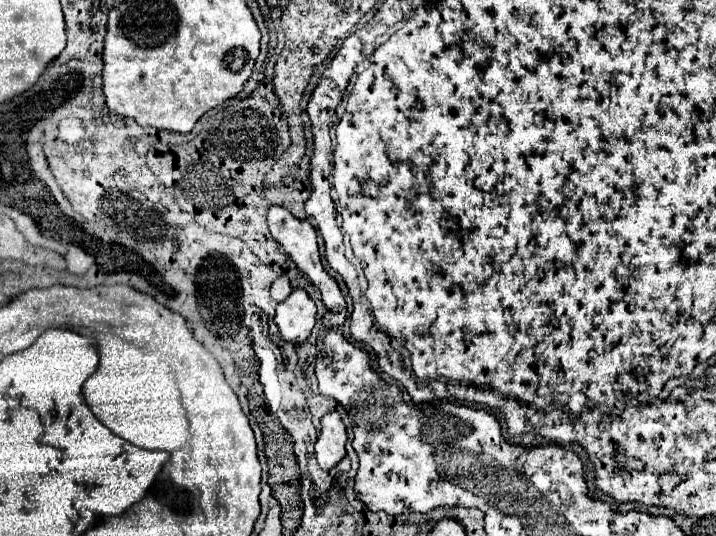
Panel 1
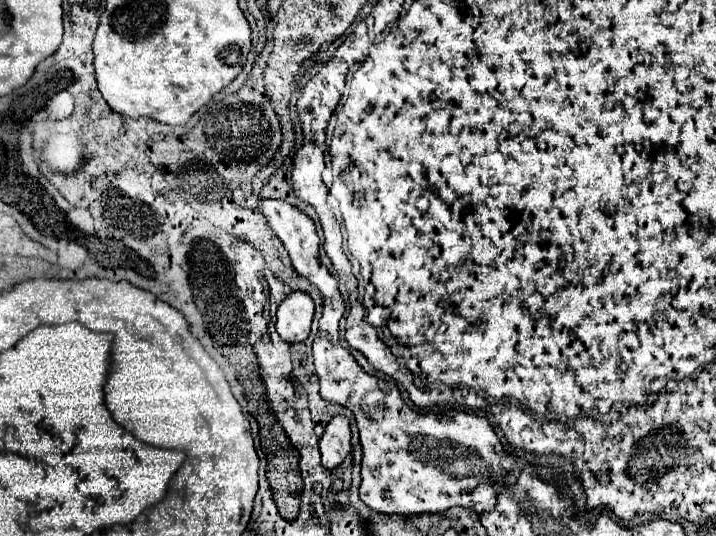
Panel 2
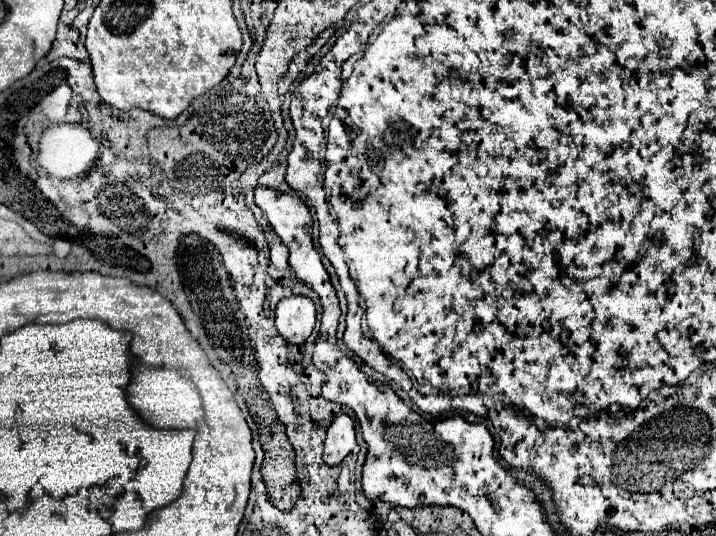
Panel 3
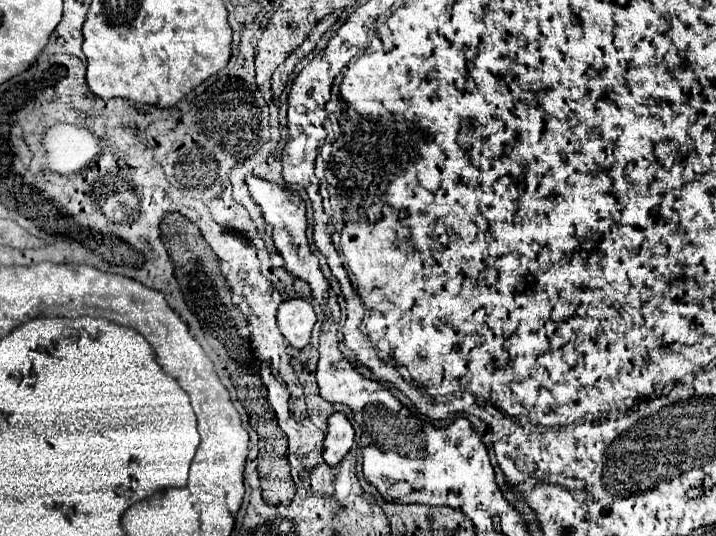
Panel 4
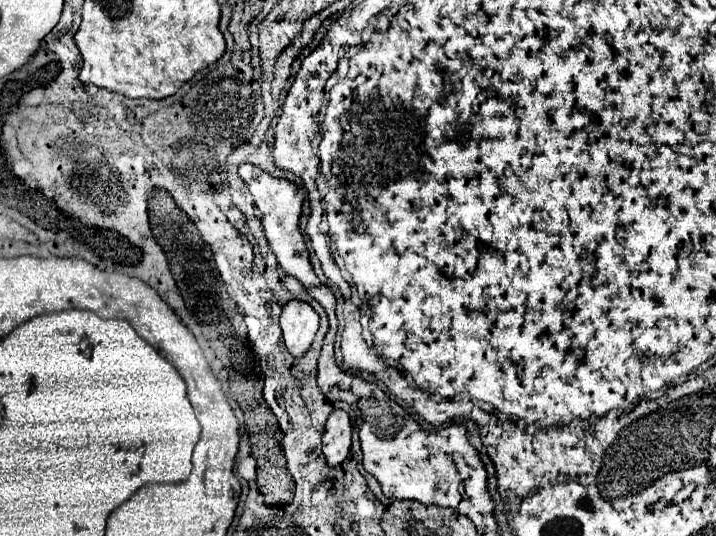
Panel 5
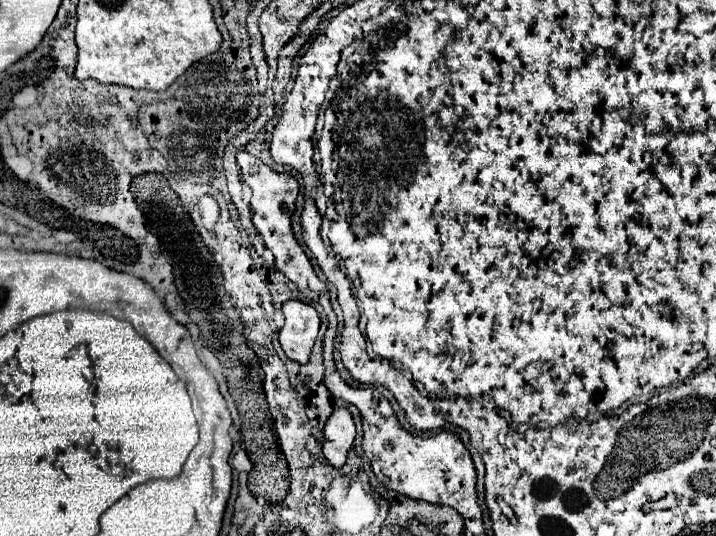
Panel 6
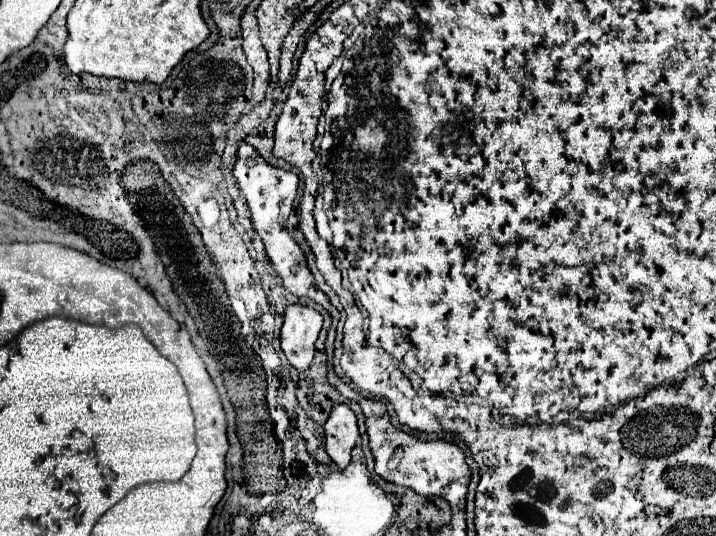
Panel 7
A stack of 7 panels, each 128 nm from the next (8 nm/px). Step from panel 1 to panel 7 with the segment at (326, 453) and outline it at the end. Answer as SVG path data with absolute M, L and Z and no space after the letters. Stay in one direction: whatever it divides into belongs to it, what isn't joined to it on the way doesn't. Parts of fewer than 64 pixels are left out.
M338 404L332 408L332 412L324 424L326 452L336 462L338 468L348 466L350 452L360 438L356 422L358 422L356 414L346 404Z

